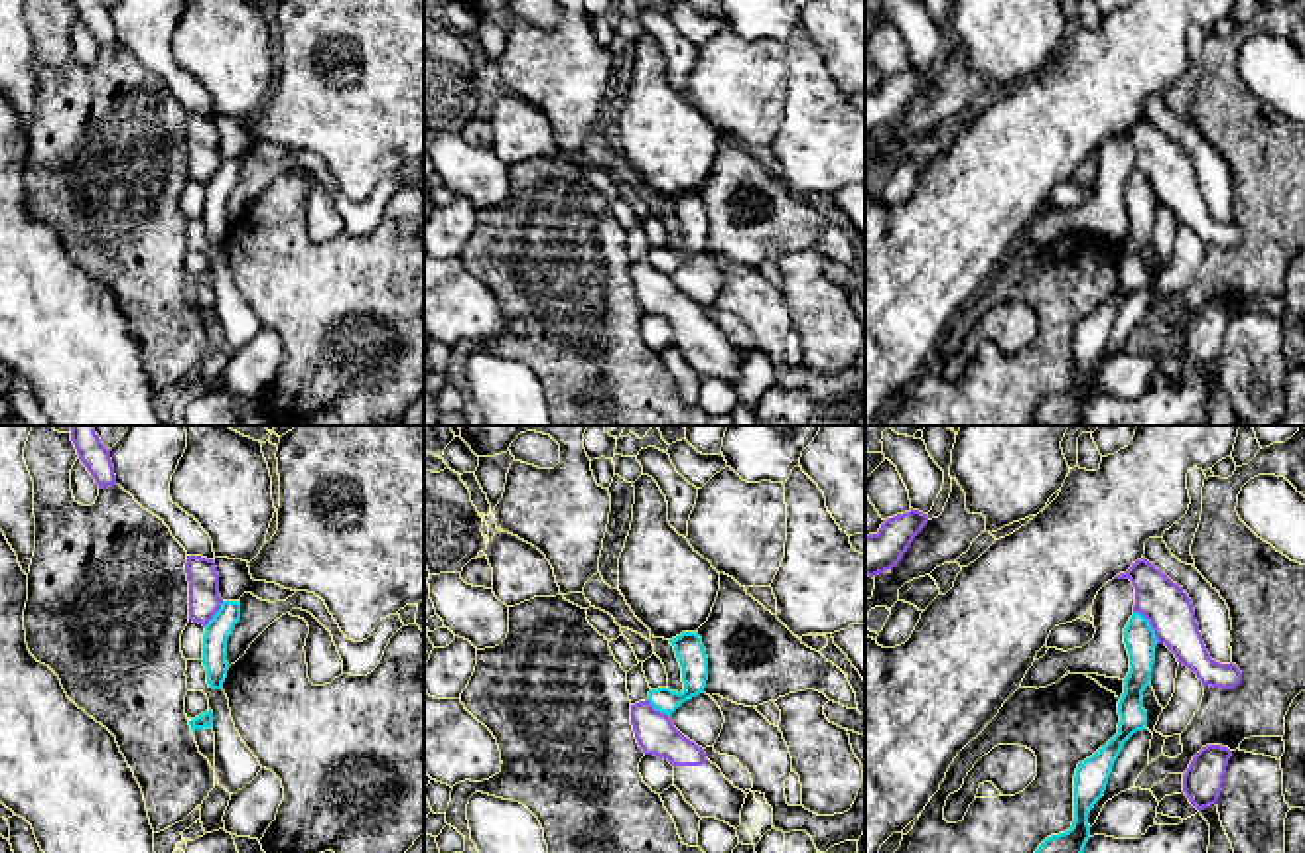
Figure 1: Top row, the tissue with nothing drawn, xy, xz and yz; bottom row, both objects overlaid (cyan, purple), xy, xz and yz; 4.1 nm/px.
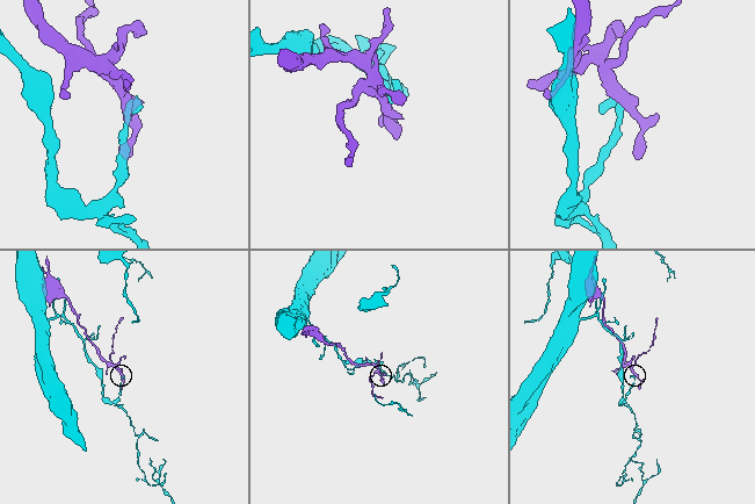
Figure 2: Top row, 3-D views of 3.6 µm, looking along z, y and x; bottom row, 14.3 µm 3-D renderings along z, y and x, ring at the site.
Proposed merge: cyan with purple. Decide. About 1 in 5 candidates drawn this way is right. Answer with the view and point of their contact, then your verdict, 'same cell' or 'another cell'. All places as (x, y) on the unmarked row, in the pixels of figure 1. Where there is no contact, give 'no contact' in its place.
contact yz (1150, 184); another cell

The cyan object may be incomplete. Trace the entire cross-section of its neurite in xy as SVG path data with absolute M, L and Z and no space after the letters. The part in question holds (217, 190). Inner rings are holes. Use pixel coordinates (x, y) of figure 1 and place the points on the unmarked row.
M223 160L219 169L205 185L203 193L203 225L207 229L207 242L221 248L227 236L227 199L240 177L240 160Z

